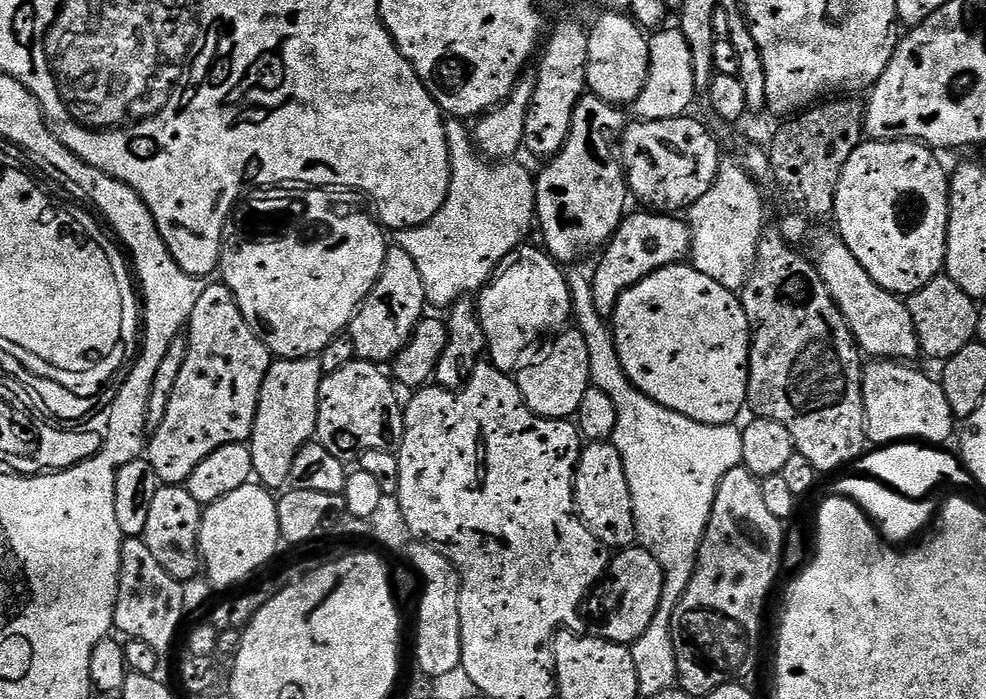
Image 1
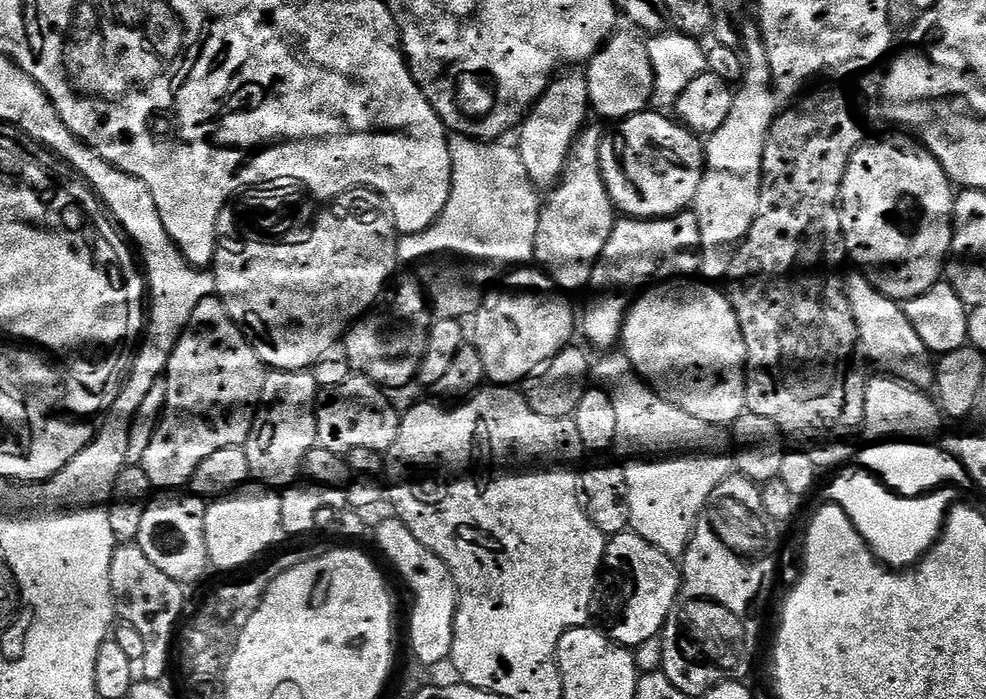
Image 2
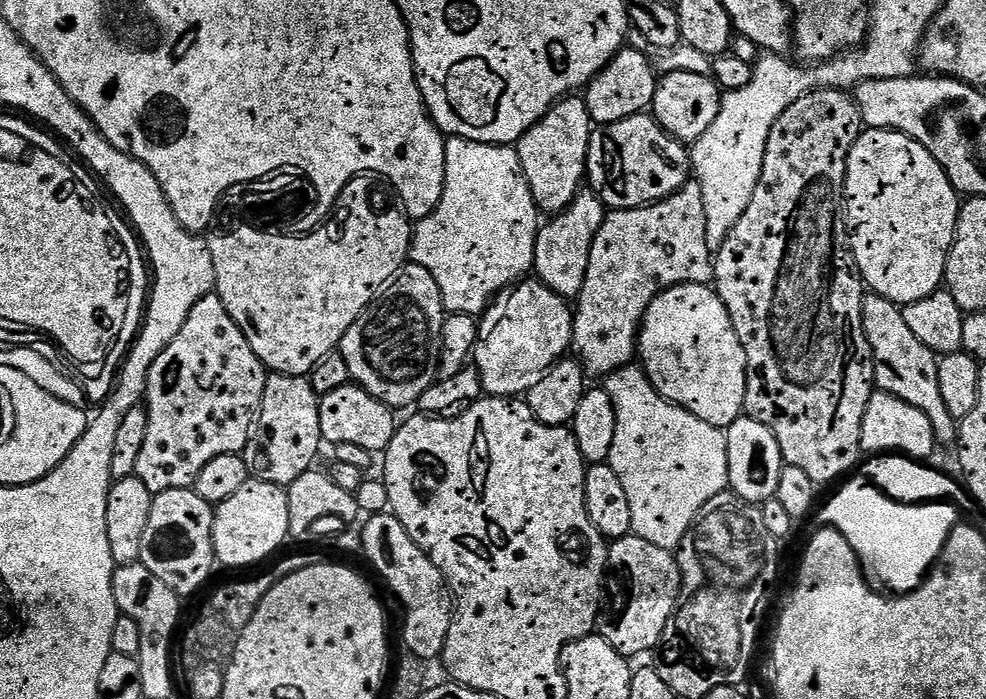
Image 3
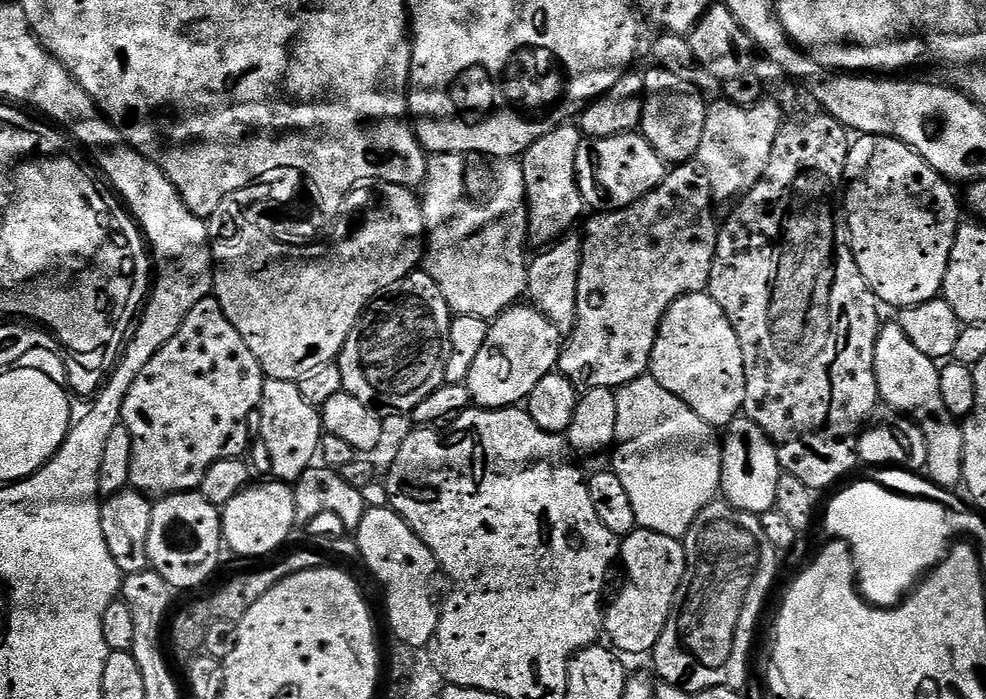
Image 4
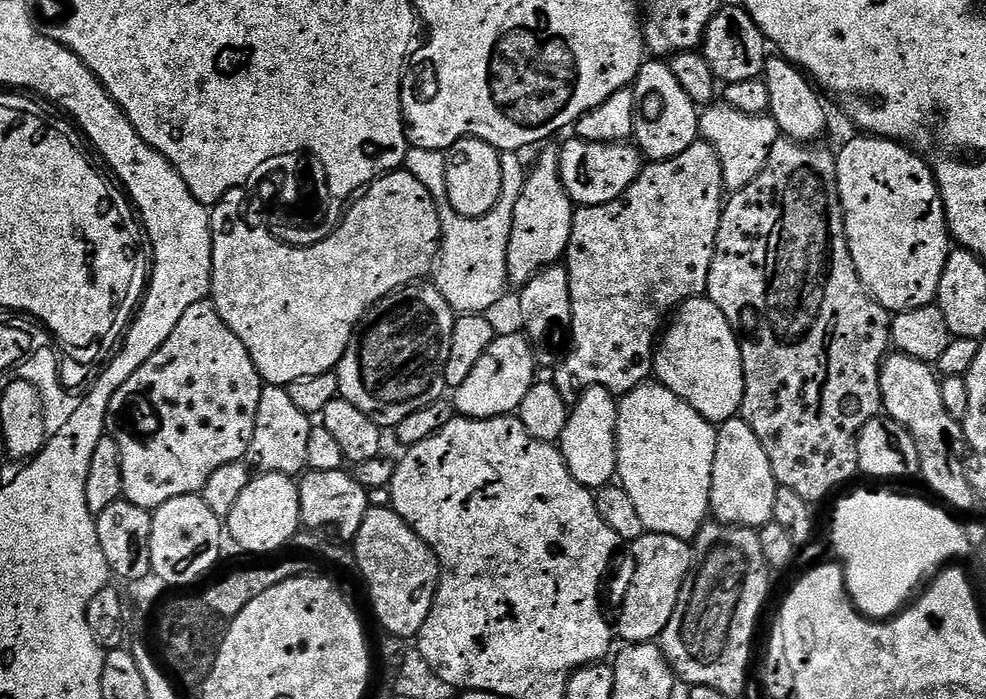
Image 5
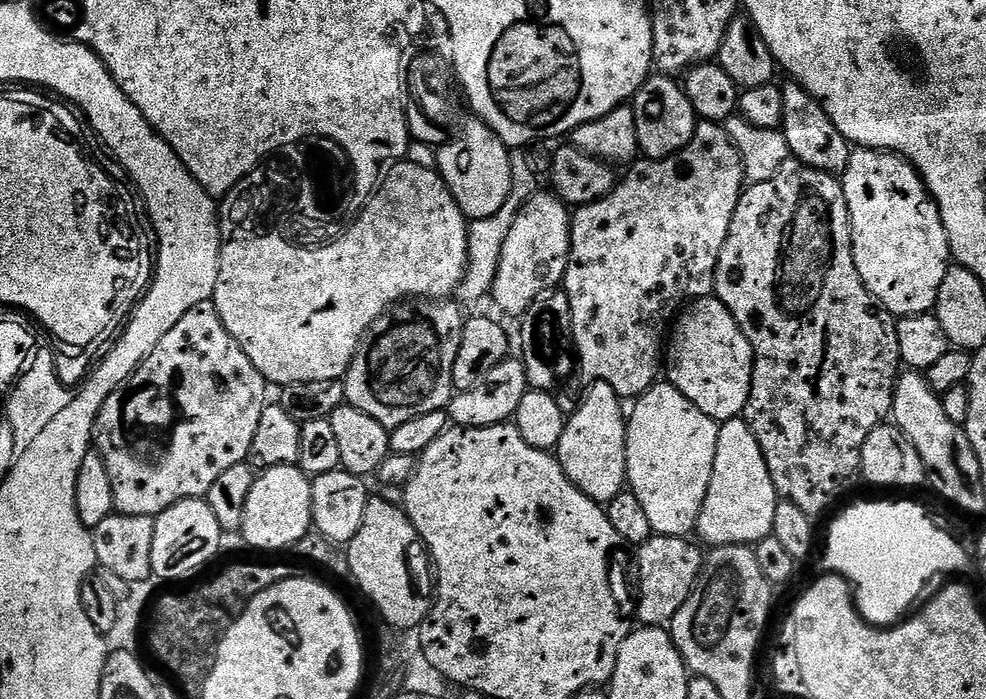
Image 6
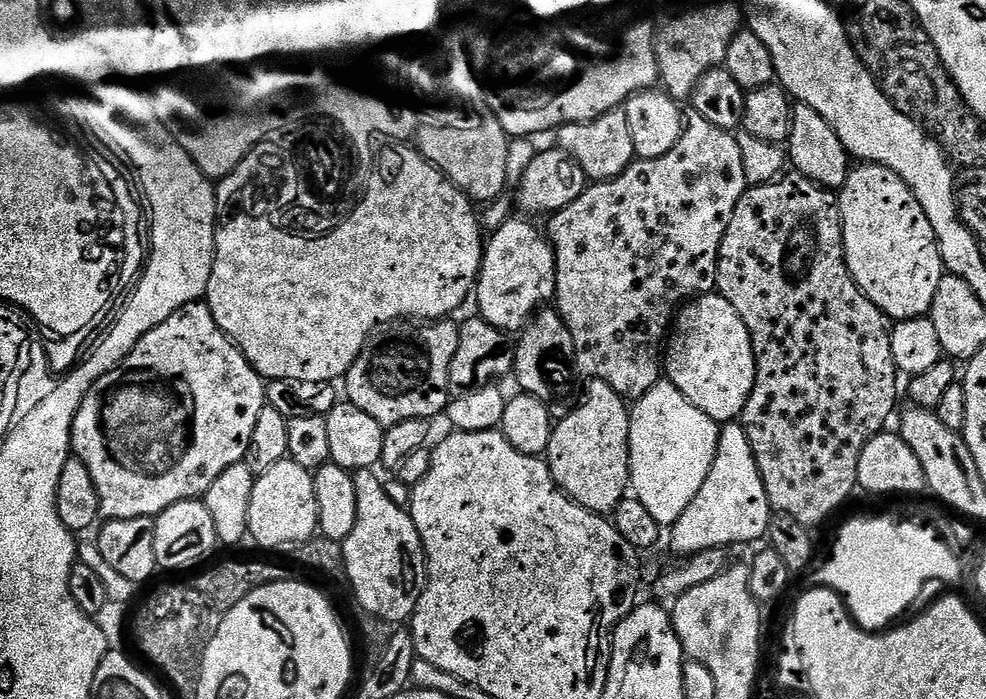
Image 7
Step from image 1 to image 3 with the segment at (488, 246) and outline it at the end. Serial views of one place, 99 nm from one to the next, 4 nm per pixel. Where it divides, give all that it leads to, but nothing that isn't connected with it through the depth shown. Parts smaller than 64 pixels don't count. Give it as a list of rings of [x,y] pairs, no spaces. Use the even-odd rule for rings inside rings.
[[[449,136],[444,141],[444,153],[446,178],[442,198],[435,210],[415,225],[410,260],[430,270],[434,282],[438,282],[445,313],[479,317],[501,290],[512,287],[533,271],[534,246],[542,227],[542,213],[530,194],[515,147]]]

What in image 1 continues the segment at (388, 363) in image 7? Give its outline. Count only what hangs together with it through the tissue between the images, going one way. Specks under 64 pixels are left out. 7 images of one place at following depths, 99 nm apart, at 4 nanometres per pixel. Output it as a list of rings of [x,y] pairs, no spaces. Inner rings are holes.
[[[399,246],[389,247],[386,262],[379,273],[378,282],[374,282],[370,294],[360,304],[360,309],[347,326],[346,334],[352,340],[359,359],[384,366],[410,342],[418,322],[426,315],[428,299],[422,286],[422,274],[418,274],[418,266],[414,266],[414,258],[410,258],[410,254]]]

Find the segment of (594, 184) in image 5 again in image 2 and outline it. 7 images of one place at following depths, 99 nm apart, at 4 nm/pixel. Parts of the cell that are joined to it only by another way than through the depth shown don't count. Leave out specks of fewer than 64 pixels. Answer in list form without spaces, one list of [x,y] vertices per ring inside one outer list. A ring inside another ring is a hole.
[[[645,110],[613,123],[602,138],[600,157],[608,193],[625,217],[654,220],[661,216],[676,216],[693,207],[704,173],[704,144],[701,137],[684,127],[679,119],[660,110]]]

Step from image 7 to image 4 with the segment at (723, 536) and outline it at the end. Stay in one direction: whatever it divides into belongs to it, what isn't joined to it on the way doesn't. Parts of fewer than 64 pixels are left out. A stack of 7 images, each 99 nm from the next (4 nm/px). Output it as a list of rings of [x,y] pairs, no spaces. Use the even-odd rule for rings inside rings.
[[[733,420],[722,436],[720,492],[723,499],[743,512],[771,512],[776,507],[778,478],[781,474],[782,469],[772,439],[753,420]]]

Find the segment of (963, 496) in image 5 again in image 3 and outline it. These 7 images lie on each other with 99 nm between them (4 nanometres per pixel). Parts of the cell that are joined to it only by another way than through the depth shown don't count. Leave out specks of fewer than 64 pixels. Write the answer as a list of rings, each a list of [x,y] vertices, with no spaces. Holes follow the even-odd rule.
[[[875,294],[865,295],[862,326],[868,335],[872,365],[876,367],[875,387],[922,410],[926,418],[930,418],[930,426],[936,435],[937,445],[955,445],[958,440],[958,421],[952,417],[950,410],[946,410],[942,390],[938,387],[940,362],[937,353],[922,346],[922,342],[918,342],[917,336],[910,331],[910,326],[906,326],[903,307]]]

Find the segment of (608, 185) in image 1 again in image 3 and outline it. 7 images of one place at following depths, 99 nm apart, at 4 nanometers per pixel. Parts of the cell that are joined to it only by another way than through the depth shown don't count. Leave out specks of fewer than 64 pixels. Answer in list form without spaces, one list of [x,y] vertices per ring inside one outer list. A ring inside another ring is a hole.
[[[594,194],[578,195],[566,210],[555,213],[549,219],[552,221],[549,224],[547,221],[536,235],[532,263],[535,279],[541,280],[564,300],[575,301],[586,282],[586,266],[590,266],[590,246],[594,246],[594,238],[605,215],[605,204]]]

